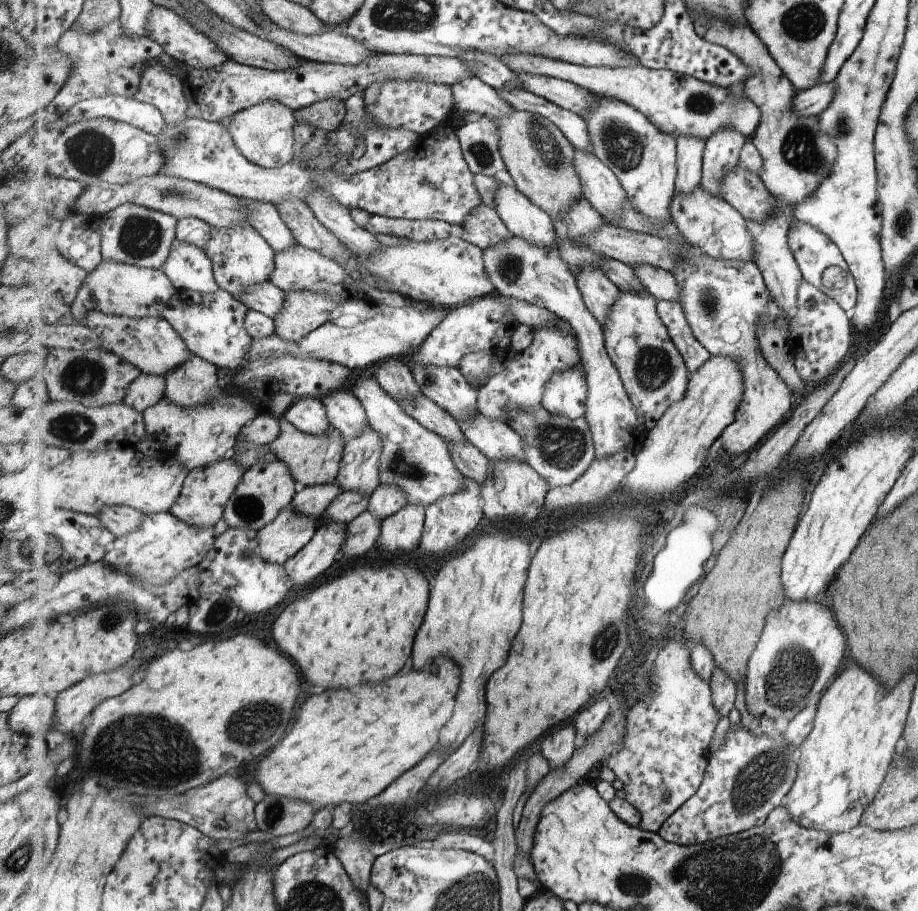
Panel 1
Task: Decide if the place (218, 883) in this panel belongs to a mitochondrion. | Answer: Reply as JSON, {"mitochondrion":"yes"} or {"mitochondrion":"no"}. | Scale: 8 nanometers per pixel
{"mitochondrion":"no"}

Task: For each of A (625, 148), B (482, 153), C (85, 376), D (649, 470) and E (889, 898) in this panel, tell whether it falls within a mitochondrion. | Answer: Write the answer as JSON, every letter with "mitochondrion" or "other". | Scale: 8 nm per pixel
{"A":"mitochondrion","B":"mitochondrion","C":"mitochondrion","D":"other","E":"other"}

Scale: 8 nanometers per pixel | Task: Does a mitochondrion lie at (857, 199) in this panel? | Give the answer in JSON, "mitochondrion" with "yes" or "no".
{"mitochondrion":"no"}

